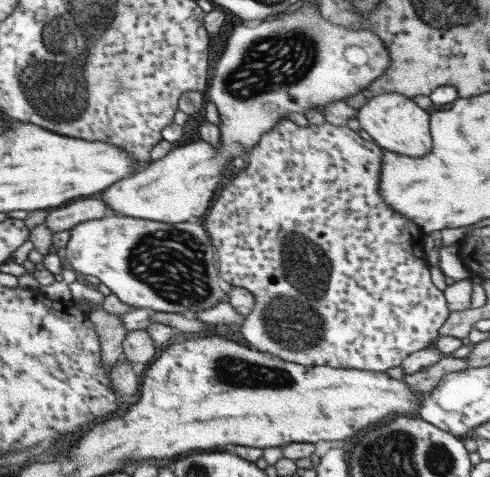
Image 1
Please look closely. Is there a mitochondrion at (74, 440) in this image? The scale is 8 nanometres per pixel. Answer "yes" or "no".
no

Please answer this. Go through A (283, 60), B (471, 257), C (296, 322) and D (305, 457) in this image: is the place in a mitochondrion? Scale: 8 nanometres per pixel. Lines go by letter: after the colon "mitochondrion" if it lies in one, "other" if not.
A: mitochondrion
B: other
C: mitochondrion
D: other

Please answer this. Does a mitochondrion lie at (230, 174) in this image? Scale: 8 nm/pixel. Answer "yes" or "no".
no

